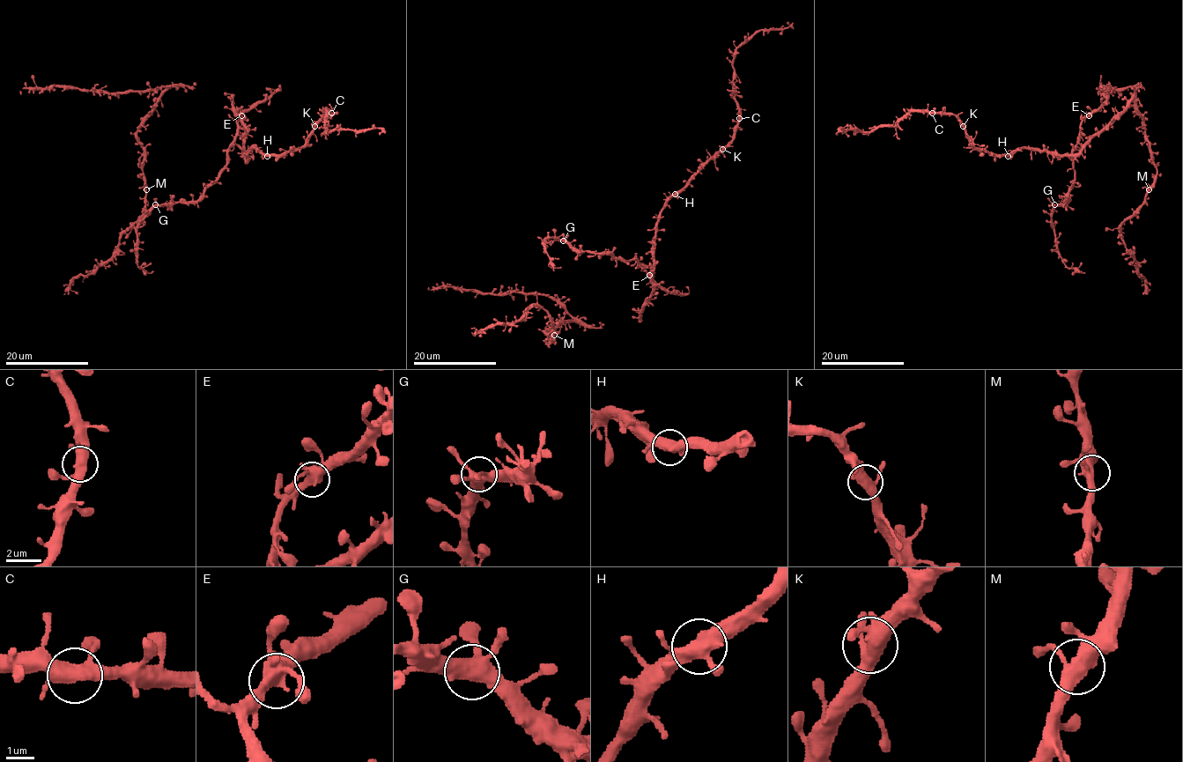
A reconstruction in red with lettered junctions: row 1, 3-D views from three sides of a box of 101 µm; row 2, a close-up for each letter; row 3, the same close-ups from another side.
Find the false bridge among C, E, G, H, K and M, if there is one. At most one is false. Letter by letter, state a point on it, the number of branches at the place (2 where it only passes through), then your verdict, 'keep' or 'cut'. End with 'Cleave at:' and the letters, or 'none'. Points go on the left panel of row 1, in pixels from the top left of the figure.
C: at (331, 113); 4 branches meet; keep
E: at (241, 115); 4 branches meet; keep
G: at (155, 204); 4 branches meet; keep
H: at (267, 156); 4 branches meet; keep
K: at (314, 126); 4 branches meet; keep
M: at (146, 189); 4 branches meet; keep
Cleave at: none

